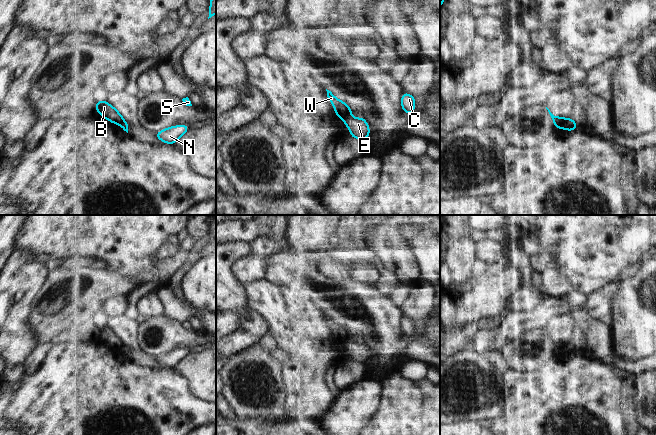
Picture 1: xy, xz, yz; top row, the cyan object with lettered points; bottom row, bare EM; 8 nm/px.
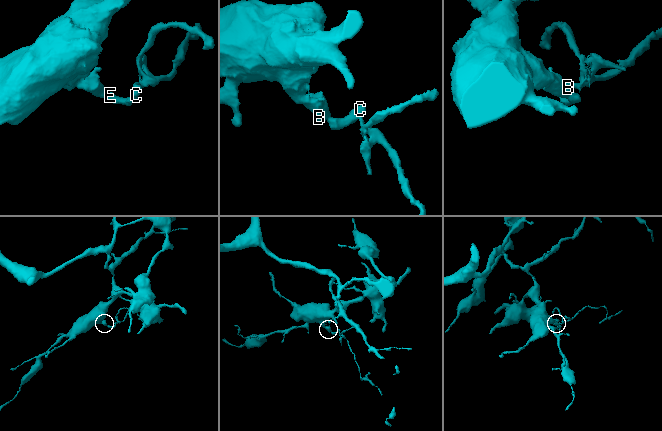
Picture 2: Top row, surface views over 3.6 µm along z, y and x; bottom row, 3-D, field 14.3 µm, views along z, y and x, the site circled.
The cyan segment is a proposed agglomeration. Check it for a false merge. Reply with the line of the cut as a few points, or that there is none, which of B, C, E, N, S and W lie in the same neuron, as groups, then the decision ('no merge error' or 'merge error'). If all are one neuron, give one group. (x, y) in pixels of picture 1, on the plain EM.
yz (568, 343), (563, 352) | B W / C E N S | merge error

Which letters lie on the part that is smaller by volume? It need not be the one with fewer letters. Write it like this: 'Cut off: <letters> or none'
Cut off: C, E, N, S

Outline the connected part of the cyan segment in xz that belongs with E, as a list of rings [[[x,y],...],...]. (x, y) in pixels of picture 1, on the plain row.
[[[347,340],[343,343],[344,348],[349,352],[352,362],[366,364],[369,360],[370,353],[366,344],[362,342],[355,342]]]

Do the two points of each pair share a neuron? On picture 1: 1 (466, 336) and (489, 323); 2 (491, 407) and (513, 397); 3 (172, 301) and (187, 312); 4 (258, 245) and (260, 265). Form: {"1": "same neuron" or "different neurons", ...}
{"1": "same neuron", "2": "different neurons", "3": "same neuron", "4": "different neurons"}

